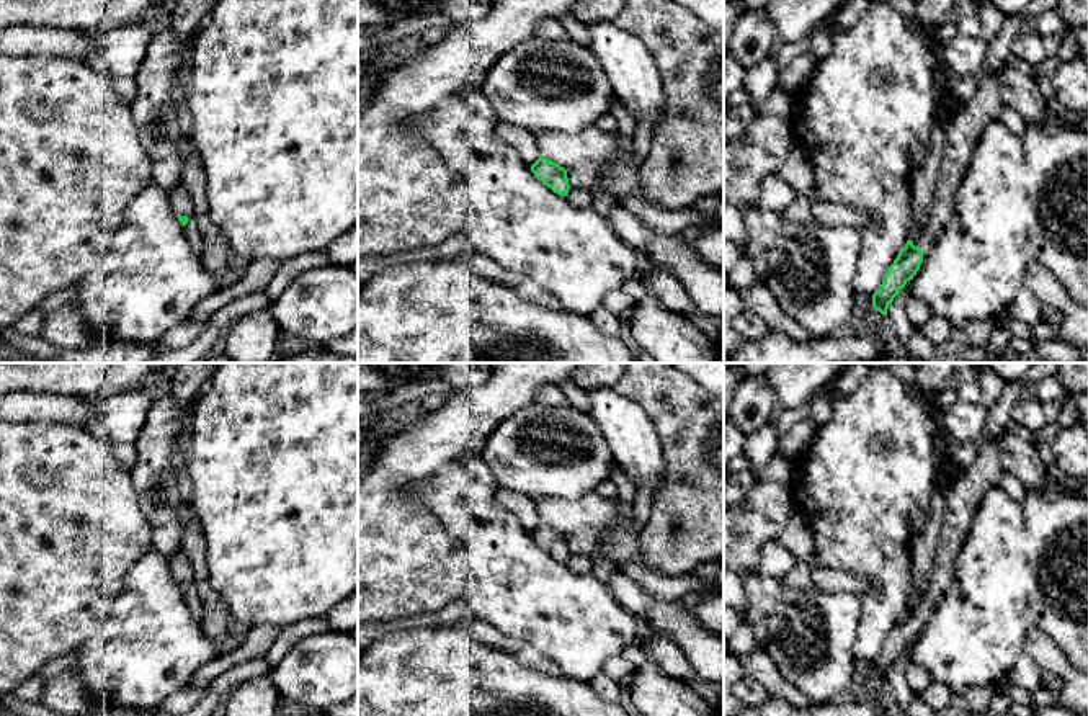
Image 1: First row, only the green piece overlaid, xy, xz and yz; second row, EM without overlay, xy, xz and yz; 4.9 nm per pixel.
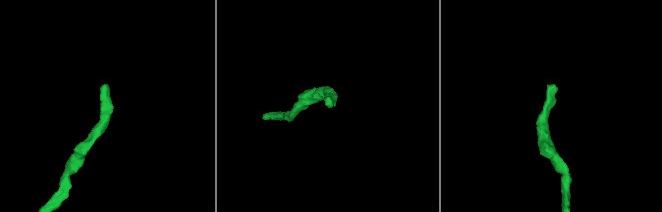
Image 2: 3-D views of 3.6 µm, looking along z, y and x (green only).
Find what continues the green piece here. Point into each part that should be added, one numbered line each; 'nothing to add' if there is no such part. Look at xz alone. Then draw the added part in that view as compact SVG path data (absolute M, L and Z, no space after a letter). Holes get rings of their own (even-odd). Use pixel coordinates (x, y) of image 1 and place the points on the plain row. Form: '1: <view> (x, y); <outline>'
nothing to add

